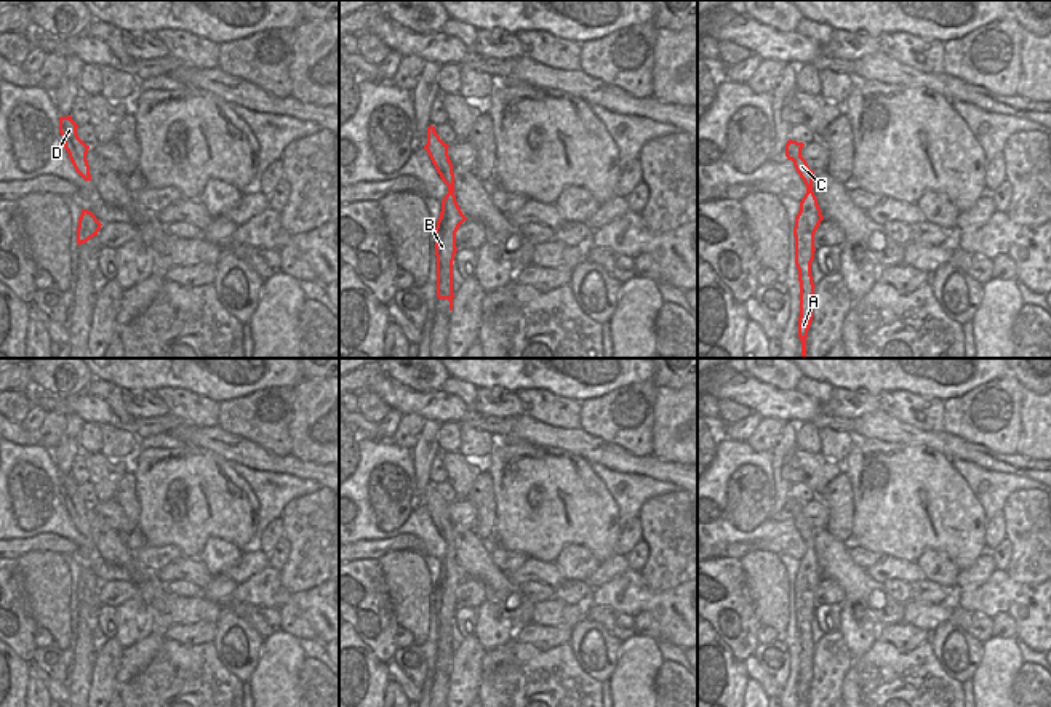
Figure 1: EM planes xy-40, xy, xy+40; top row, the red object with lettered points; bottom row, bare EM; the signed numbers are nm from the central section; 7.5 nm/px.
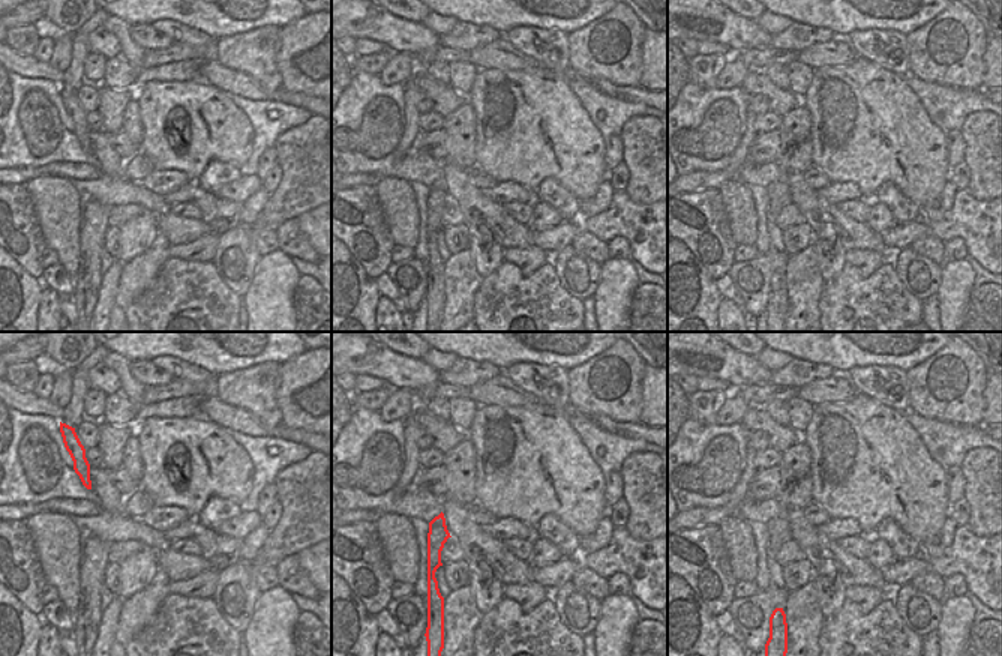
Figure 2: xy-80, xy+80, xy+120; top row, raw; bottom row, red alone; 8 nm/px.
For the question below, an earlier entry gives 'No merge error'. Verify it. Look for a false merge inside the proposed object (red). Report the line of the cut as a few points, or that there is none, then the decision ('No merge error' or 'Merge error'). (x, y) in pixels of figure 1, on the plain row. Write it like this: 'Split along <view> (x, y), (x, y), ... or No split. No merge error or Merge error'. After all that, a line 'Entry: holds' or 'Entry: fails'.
No split. No merge error.
Entry: holds

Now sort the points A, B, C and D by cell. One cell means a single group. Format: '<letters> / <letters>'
A B C D

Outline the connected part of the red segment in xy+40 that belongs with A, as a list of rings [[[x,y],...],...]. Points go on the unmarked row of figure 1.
[[[789,497],[785,502],[785,515],[793,520],[793,525],[806,544],[806,552],[800,560],[800,569],[795,576],[795,624],[798,627],[800,640],[800,675],[798,675],[798,696],[801,707],[806,707],[808,688],[813,680],[813,653],[814,641],[811,633],[811,621],[814,617],[814,592],[824,577],[817,557],[813,550],[814,529],[801,515],[803,501]]]

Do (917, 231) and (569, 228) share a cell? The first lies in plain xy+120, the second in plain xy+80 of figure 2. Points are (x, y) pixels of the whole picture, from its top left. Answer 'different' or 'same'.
same

